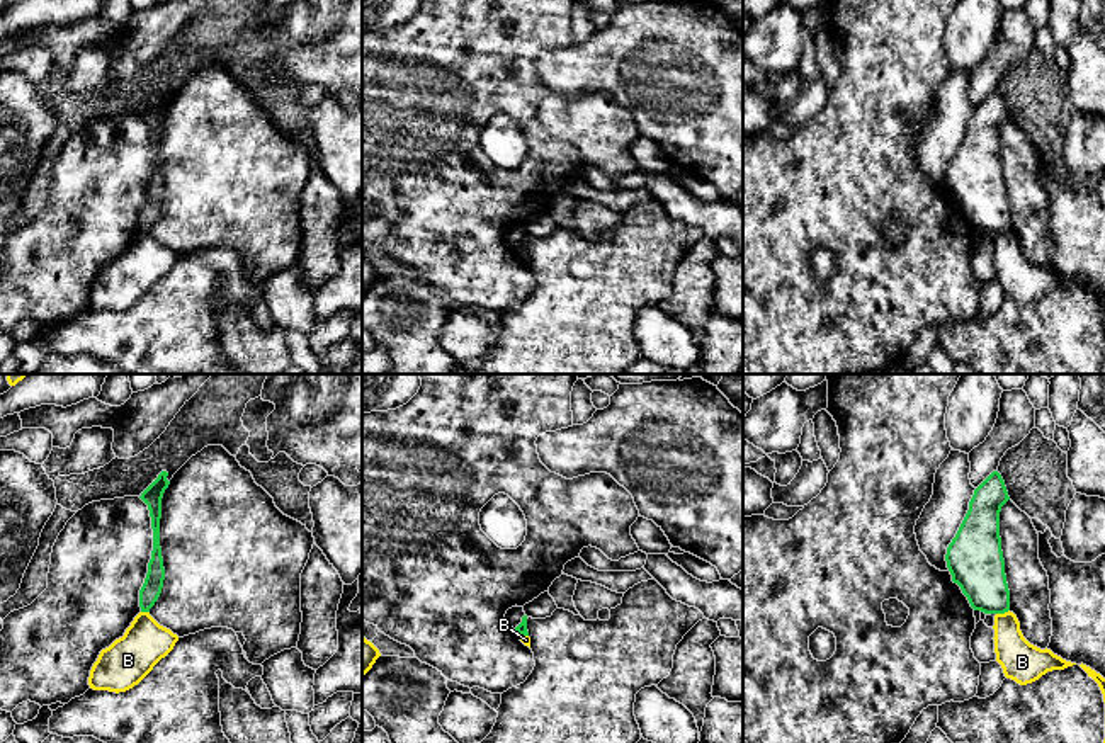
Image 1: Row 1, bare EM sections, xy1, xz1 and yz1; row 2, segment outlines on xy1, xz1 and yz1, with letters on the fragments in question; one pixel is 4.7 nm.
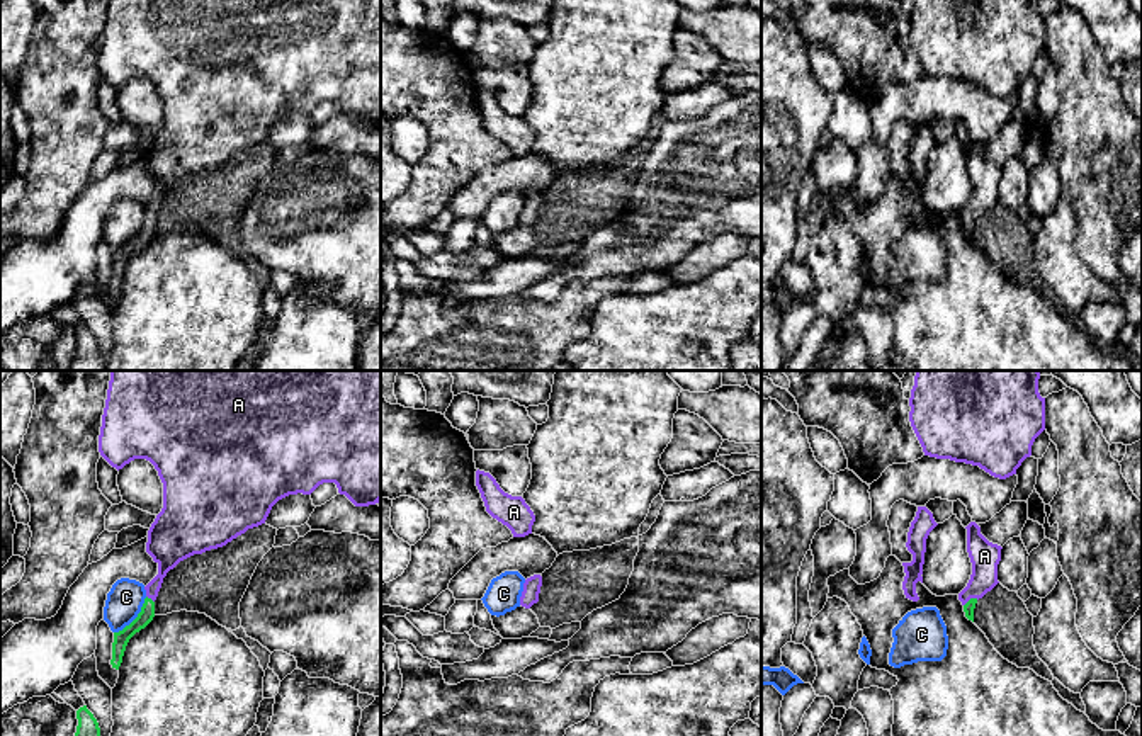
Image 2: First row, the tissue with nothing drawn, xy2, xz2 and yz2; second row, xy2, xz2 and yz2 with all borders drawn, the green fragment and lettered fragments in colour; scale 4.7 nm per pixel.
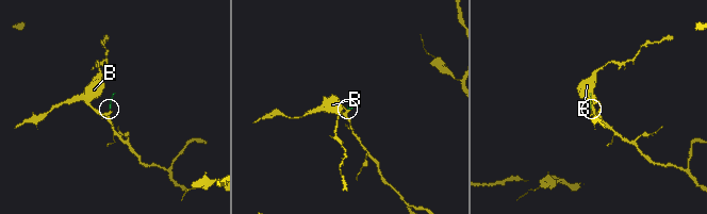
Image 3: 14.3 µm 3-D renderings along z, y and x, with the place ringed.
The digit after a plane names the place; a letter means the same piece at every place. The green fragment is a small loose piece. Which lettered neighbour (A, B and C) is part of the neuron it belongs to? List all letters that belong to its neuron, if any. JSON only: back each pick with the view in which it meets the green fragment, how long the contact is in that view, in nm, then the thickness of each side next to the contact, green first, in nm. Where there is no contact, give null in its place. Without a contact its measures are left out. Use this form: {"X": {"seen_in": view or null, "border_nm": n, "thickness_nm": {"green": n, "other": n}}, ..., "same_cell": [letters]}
{"A": {"seen_in": "yz2", "border_nm": 80, "thickness_nm": {"green": 50, "other": 140}}, "same_cell": ["A"]}

